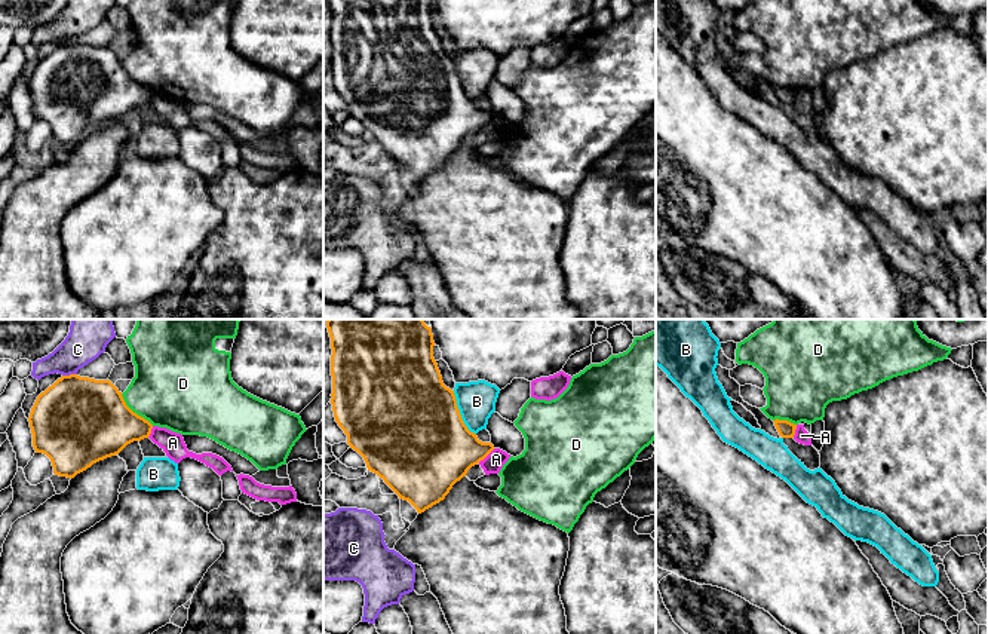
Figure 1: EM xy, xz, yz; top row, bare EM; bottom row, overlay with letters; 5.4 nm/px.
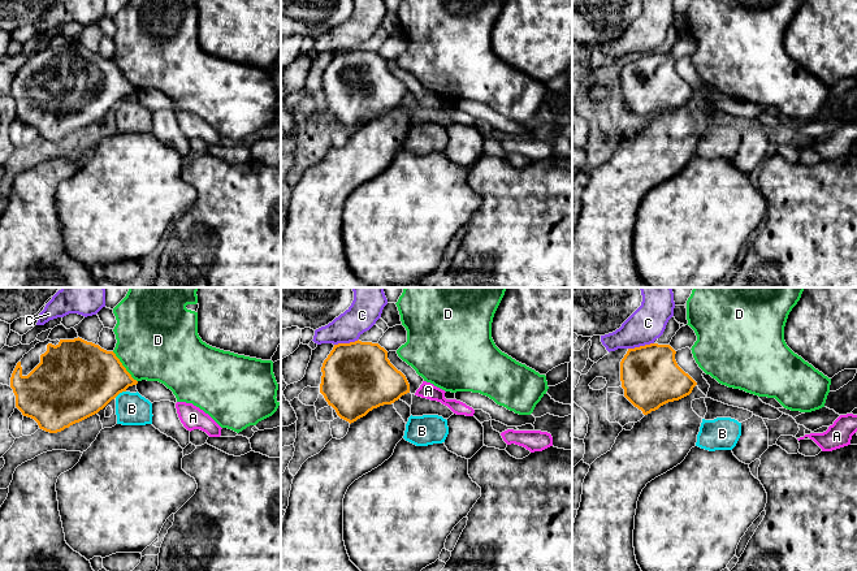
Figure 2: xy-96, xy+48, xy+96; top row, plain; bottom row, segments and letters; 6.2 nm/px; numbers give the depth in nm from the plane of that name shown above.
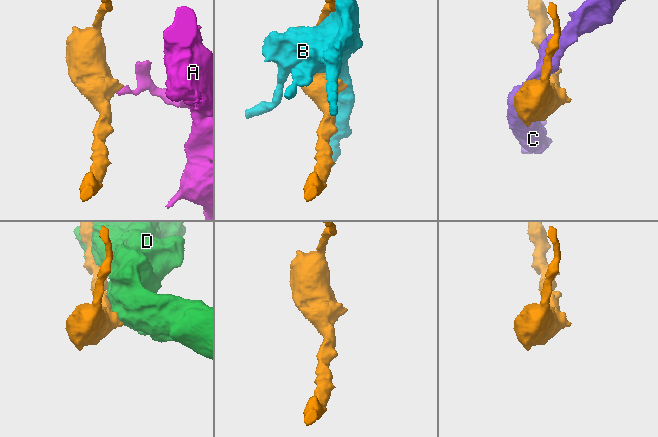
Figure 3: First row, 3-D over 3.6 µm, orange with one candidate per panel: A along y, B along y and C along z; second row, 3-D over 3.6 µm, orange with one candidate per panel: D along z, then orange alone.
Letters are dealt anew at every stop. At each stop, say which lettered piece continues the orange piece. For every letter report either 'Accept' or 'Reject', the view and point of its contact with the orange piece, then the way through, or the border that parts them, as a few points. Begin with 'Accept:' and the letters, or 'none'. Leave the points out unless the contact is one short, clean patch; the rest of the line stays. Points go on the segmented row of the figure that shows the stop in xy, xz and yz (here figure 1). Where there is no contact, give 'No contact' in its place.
Accept: none
A: Reject. Touches orange at xz (485, 456). Boundary: xz (494, 449), (478, 462)
B: Reject. Touches orange at xz (459, 413)
C: Reject. Touches orange at xy (70, 374). Boundary: xy (76, 373), (63, 376)
D: Reject. Touches orange at xy (135, 413)

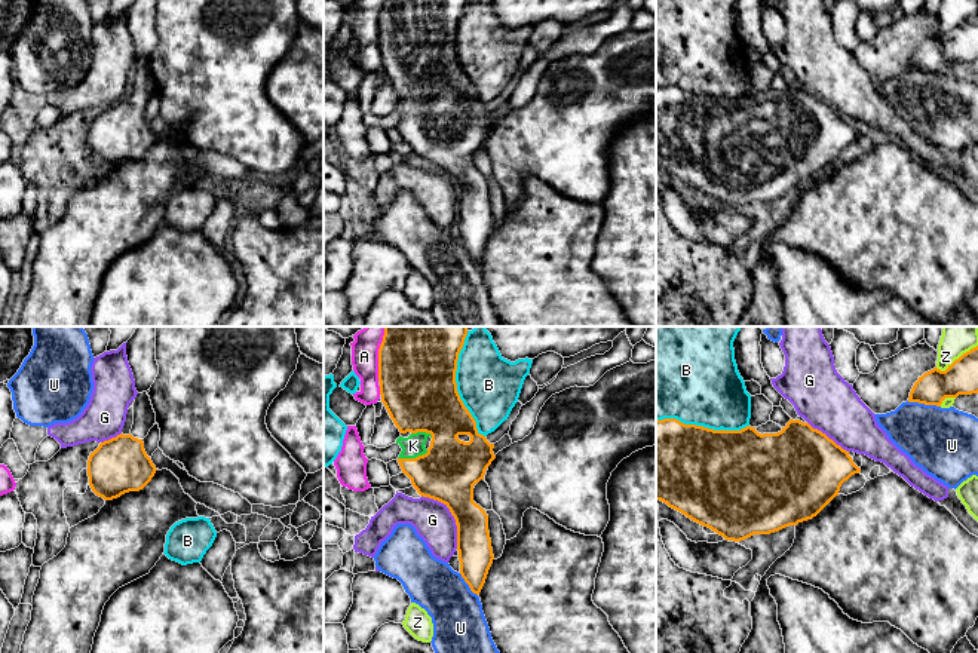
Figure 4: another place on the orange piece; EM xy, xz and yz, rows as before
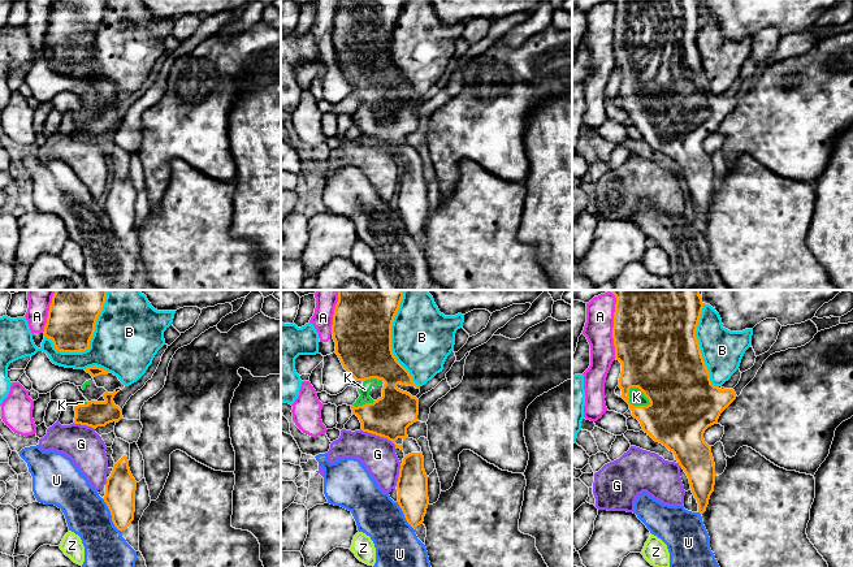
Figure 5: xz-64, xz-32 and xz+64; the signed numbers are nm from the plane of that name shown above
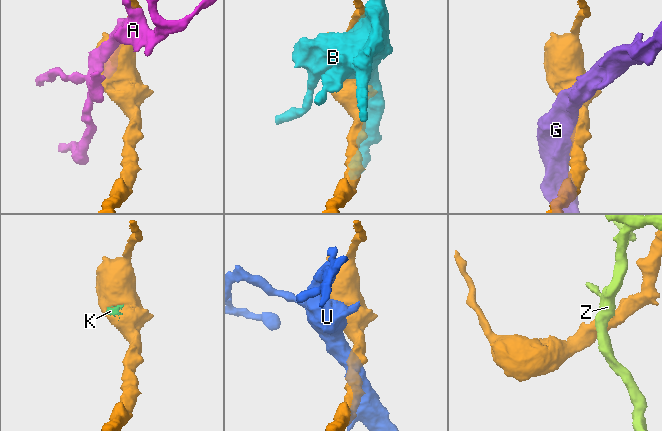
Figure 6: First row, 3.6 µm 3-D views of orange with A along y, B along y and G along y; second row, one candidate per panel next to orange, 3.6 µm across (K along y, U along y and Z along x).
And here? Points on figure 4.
Accept: K
A: Reject. Touches orange at xz (379, 353)
B: Reject. Touches orange at xz (456, 385)
G: Reject. Touches orange at xz (451, 514). Boundary: xz (422, 494), (440, 500), (448, 509), (456, 526), (457, 548)
K: Accept. Touches orange at xz (413, 459). Path across: xz (447, 472), (432, 472), (413, 459), (413, 445)
U: Reject. Touches orange at yz (923, 402). Boundary: yz (907, 401), (940, 407)
Z: Reject. Touches orange at yz (956, 359). Boundary: yz (977, 345), (963, 352), (944, 370), (935, 367)

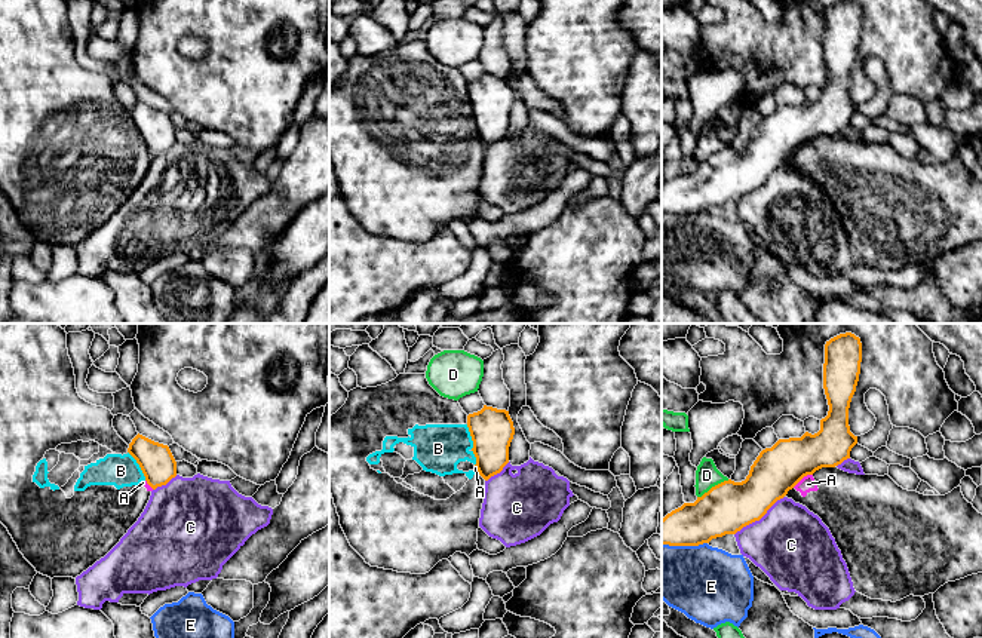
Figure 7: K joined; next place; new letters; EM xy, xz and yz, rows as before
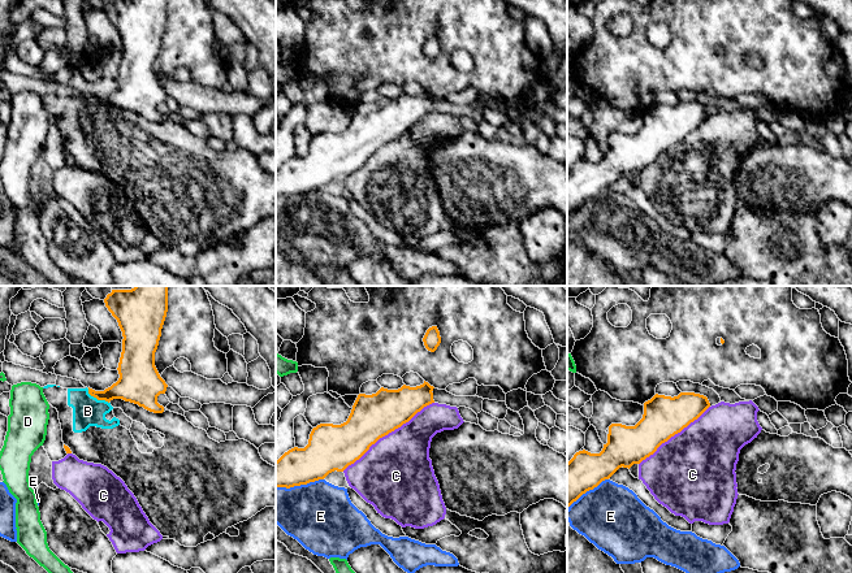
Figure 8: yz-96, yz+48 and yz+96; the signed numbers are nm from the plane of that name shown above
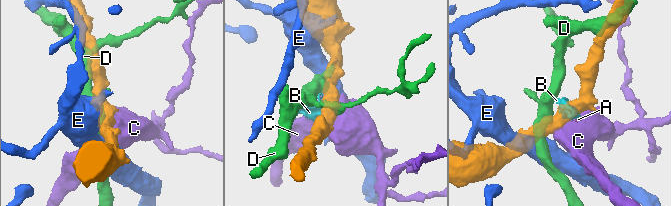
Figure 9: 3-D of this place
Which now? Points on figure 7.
Accept: none
A: Reject. Touches orange at yz (801, 478). Boundary: yz (812, 474), (807, 474), (792, 487)
B: Reject. Touches orange at xz (473, 445). Boundary: xz (466, 425), (470, 433), (475, 465)
C: Reject. Touches orange at yz (758, 520)
D: Reject. Touches orange at yz (712, 487). Boundary: yz (729, 479), (712, 485), (697, 497)
E: Reject. Touches orange at yz (684, 545). Boundary: yz (706, 542), (697, 545), (662, 545)

